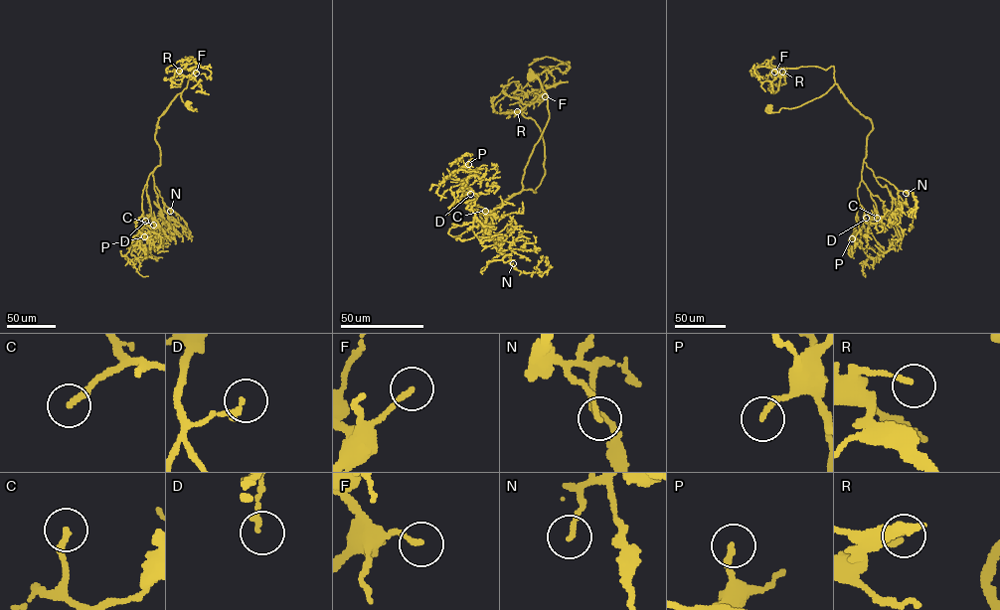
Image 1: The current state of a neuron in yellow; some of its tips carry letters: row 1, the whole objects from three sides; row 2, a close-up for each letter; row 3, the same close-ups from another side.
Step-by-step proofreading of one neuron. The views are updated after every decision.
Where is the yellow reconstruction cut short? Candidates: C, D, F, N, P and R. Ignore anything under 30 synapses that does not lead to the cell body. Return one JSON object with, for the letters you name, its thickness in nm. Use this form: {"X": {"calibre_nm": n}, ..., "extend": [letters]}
{"C": {"calibre_nm": 200}, "P": {"calibre_nm": 170}, "extend": ["C", "P"]}

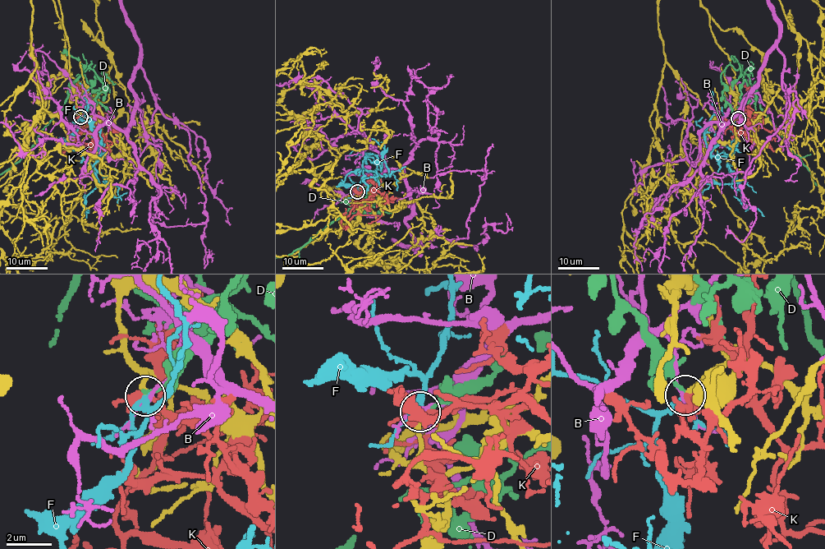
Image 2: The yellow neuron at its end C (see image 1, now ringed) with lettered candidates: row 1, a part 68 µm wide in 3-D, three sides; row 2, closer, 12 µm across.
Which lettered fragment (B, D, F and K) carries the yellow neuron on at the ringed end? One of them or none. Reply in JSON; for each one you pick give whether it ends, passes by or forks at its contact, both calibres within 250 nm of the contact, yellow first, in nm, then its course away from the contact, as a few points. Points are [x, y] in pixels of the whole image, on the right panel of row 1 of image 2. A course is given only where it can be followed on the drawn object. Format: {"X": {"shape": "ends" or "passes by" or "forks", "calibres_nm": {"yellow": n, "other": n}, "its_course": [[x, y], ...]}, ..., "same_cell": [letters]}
{"F": {"shape": "passes by", "calibres_nm": {"yellow": 200, "other": 200}, "its_course": [[738, 118], [733, 123], [735, 152], [726, 159], [730, 170], [736, 175], [736, 182], [712, 183], [702, 196]]}, "same_cell": ["F"]}

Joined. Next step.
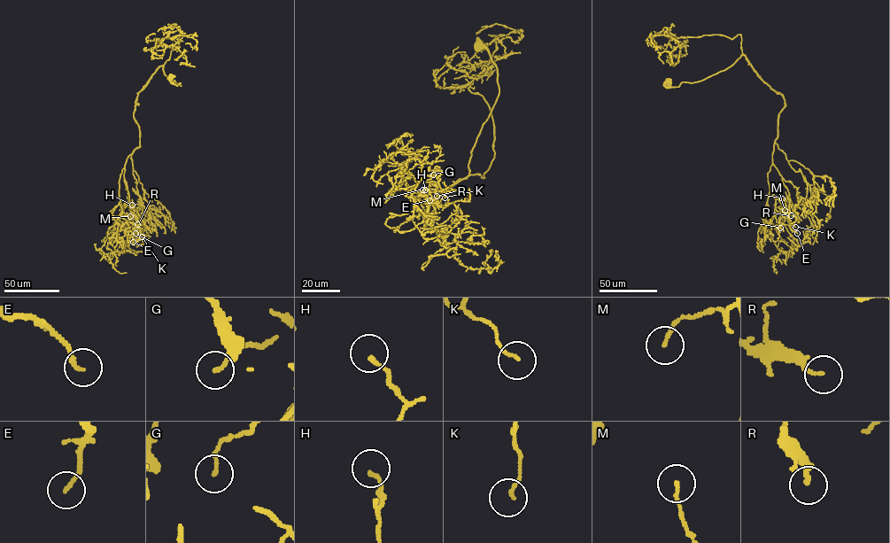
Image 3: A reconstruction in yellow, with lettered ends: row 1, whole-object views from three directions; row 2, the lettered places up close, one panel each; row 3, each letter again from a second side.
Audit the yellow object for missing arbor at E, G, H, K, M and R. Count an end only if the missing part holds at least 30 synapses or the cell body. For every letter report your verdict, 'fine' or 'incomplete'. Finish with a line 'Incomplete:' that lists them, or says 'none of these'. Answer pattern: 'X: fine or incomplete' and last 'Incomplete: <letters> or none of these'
E: fine
G: fine
H: fine
K: fine
M: fine
R: fine
Incomplete: none of these

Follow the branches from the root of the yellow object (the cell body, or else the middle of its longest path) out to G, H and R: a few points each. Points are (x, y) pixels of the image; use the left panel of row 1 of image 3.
G: (169, 77), (181, 86), (160, 65), (136, 98), (139, 146), (124, 176), (135, 233)
H: (169, 77), (181, 86), (160, 65), (136, 98), (139, 146), (127, 157), (124, 174), (133, 214), (132, 205)
R: (169, 77), (181, 86), (160, 65), (136, 98), (139, 146), (127, 159), (124, 176), (137, 224)

